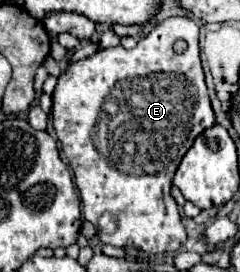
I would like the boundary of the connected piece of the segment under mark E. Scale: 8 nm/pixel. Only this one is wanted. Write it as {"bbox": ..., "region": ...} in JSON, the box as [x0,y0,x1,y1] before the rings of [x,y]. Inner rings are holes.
{"bbox":[52,18,216,254],"region":[[[168,18],[156,24],[148,36],[140,38],[132,50],[126,50],[124,46],[104,48],[70,64],[58,78],[52,102],[54,130],[70,168],[74,170],[74,182],[80,190],[84,218],[96,226],[102,212],[118,216],[118,238],[100,238],[102,244],[136,248],[148,254],[180,250],[186,242],[186,230],[182,226],[180,212],[174,210],[174,214],[166,210],[164,190],[172,186],[180,160],[194,140],[216,124],[198,56],[198,24],[190,18]],[[178,38],[188,44],[182,54],[172,50]]]}

